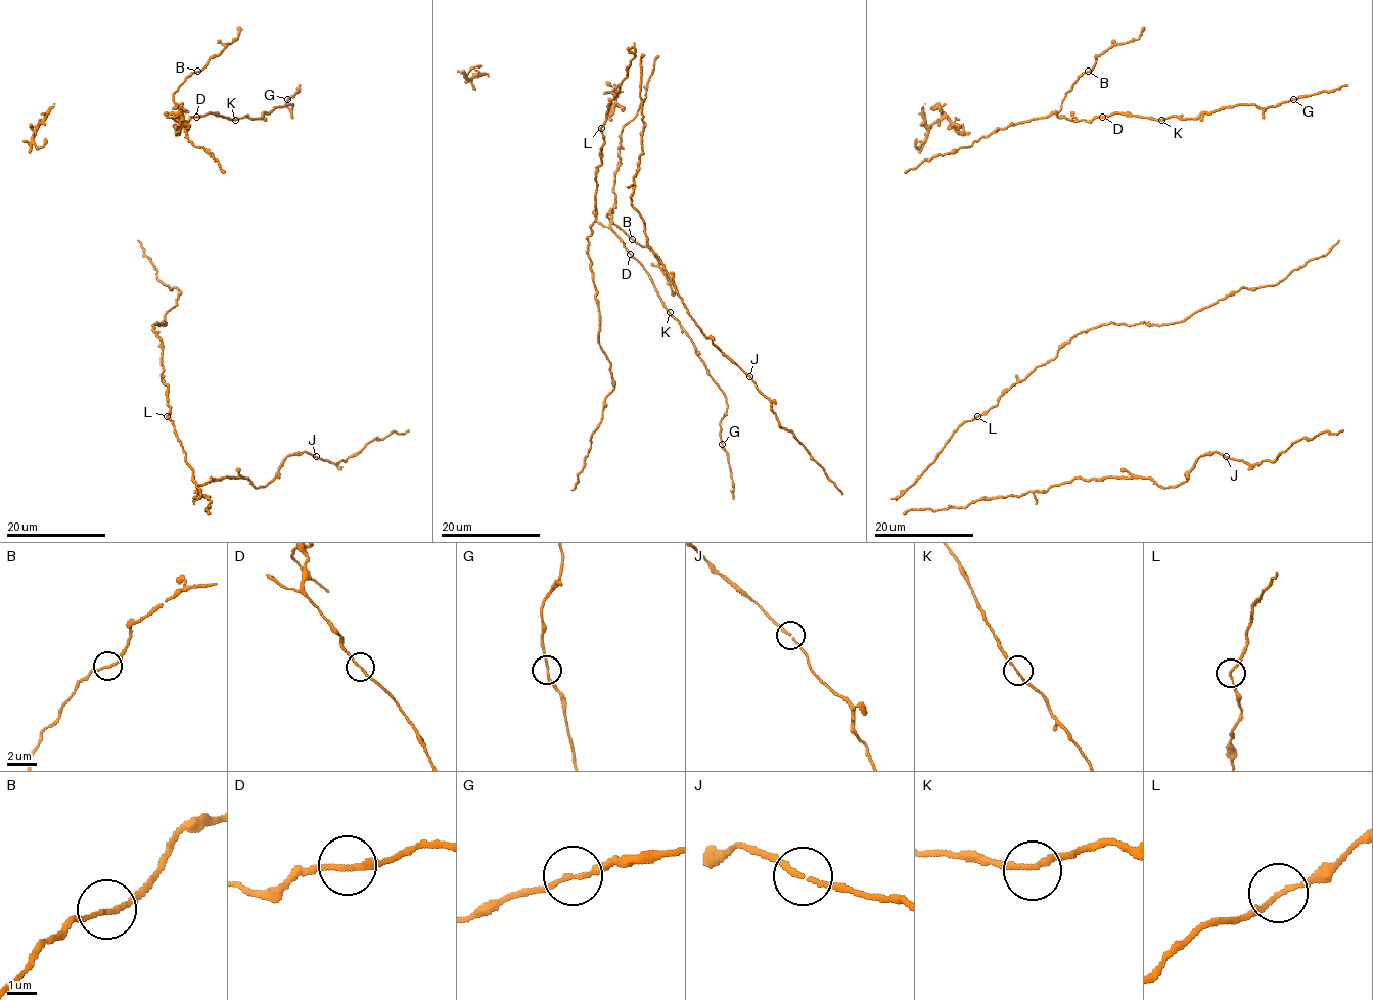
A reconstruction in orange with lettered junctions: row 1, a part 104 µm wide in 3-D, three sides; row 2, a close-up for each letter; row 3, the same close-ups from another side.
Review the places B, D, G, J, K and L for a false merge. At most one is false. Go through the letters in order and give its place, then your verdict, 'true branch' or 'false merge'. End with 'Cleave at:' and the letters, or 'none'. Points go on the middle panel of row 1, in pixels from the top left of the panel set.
B: at (632, 239); true branch
D: at (630, 254); true branch
G: at (722, 444); true branch
J: at (749, 376); true branch
K: at (670, 312); true branch
L: at (601, 128); true branch
Cleave at: none

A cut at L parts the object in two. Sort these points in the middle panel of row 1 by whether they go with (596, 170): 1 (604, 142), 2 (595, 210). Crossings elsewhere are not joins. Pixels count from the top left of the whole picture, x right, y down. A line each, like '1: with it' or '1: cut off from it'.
1: with it
2: with it

